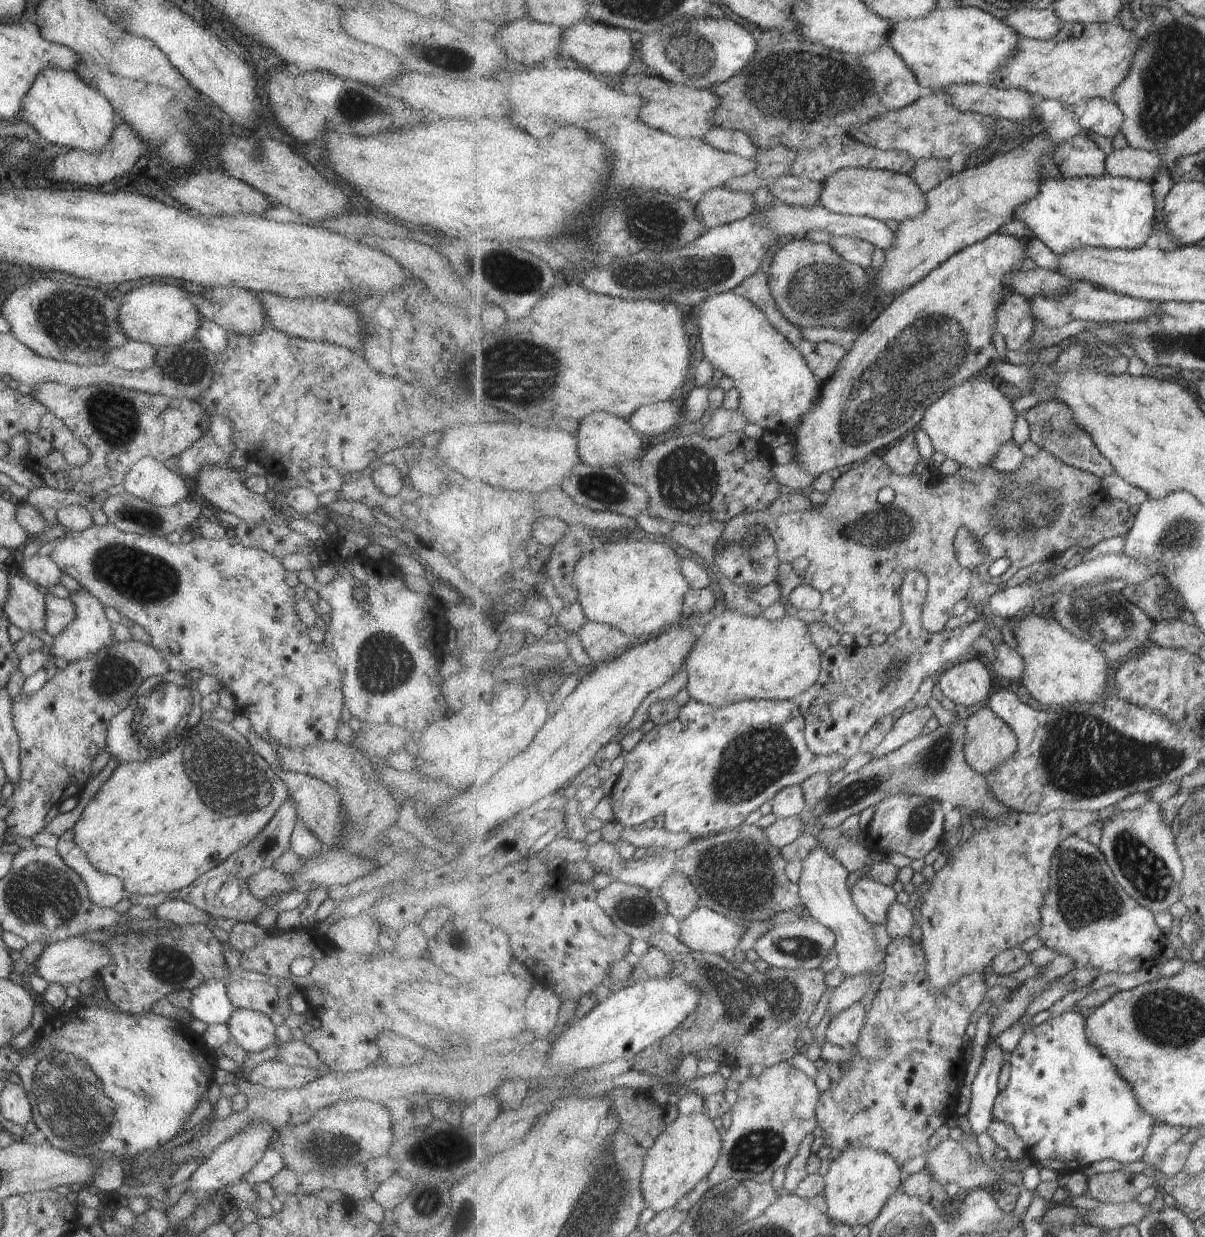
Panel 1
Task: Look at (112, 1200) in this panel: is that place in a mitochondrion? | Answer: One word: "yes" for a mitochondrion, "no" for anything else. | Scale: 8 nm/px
no

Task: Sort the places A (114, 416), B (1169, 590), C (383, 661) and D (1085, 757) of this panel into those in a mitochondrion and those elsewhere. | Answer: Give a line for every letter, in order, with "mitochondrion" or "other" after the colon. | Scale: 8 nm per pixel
A: mitochondrion
B: other
C: mitochondrion
D: mitochondrion

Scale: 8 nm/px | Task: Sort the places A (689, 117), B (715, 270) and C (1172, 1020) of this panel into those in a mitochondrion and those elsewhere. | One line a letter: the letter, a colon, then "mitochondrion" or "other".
A: other
B: mitochondrion
C: mitochondrion

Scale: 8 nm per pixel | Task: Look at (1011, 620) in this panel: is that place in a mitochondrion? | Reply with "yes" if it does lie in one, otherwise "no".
no

